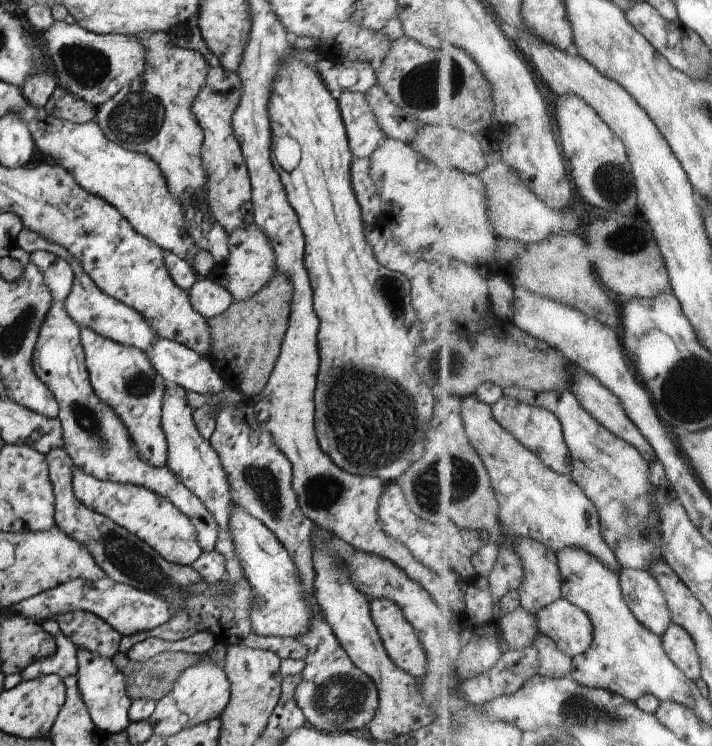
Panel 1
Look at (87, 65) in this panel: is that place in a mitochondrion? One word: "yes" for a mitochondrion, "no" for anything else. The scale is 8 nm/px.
yes

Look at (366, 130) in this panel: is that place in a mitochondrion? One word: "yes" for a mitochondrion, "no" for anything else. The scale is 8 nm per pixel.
no

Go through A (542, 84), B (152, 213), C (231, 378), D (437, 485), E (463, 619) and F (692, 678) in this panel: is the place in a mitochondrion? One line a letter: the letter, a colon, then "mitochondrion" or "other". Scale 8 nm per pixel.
A: other
B: other
C: other
D: mitochondrion
E: other
F: other

